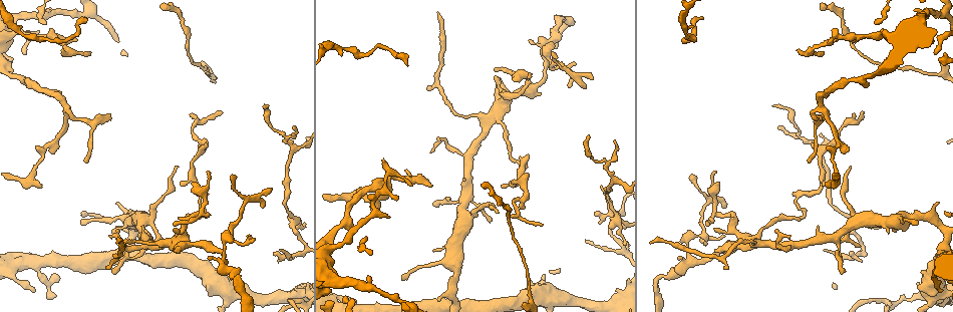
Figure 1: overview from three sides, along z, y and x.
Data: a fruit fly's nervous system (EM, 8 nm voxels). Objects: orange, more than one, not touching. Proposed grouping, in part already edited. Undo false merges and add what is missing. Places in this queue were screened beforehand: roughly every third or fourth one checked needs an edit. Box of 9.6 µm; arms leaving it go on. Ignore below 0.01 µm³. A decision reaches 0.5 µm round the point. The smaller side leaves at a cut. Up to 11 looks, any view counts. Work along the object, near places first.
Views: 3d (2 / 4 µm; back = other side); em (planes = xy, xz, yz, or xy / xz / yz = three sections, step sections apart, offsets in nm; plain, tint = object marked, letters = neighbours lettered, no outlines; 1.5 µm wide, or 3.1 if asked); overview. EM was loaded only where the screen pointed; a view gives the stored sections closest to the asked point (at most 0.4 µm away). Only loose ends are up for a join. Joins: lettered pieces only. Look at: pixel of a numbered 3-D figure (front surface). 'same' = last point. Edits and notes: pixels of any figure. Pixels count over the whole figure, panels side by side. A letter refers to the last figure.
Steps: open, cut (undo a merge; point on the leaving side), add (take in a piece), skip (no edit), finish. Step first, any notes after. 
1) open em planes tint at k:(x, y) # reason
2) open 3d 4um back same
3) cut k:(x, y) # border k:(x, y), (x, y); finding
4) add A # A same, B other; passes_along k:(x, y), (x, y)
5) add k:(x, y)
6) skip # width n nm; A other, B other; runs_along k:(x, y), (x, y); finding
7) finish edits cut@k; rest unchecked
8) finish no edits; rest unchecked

open 3d 4um at 1:(396, 197) # free end

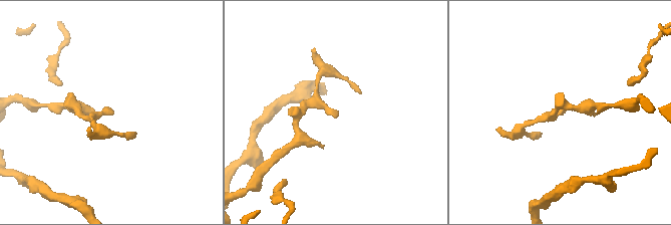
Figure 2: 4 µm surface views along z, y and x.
open em yz step 4 letters at 2:(113, 110) # shape alone is not enough

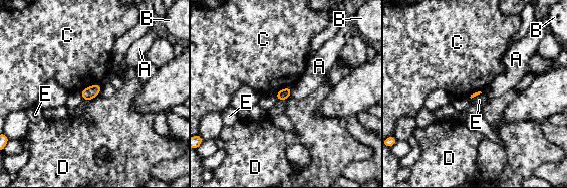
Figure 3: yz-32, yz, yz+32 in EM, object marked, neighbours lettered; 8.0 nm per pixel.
open em planes letters same

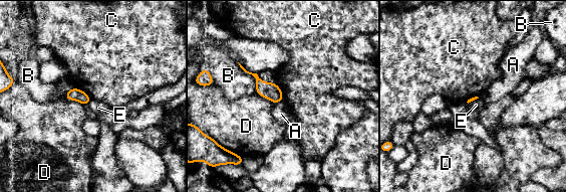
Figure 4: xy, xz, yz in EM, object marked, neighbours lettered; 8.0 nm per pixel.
skip # A other, B other, C other, D other, E other; no lettered piece goes on from it

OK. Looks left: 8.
open 3d 4um at 1:(523, 303) # free end

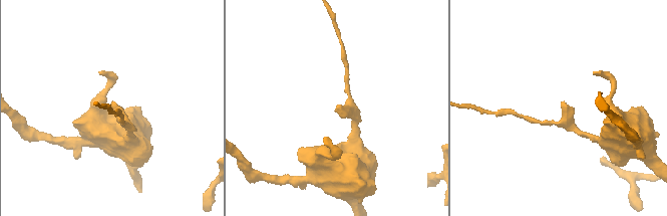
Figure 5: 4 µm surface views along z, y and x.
open em xz step 8 tint at 5:(336, 107) # need the tissue

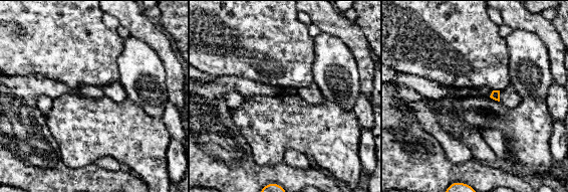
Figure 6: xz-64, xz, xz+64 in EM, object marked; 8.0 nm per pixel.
open em planes letters same

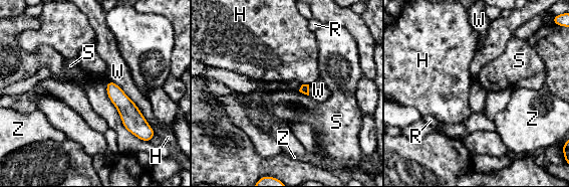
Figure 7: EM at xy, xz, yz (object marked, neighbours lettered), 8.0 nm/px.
skip # longest_contact W 480 nm; H other, R other, S other, W other, Z other; none of them fits

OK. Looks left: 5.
open 3d 4um at 1:(896, 221) # abrupt turn

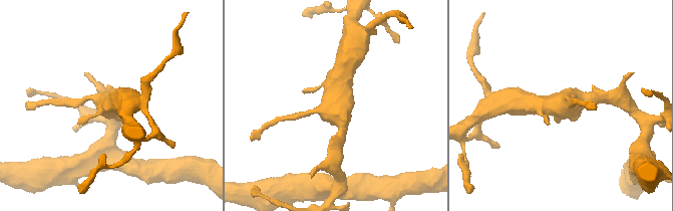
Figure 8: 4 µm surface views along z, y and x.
open em planes tint at 8:(566, 104) # now the EM

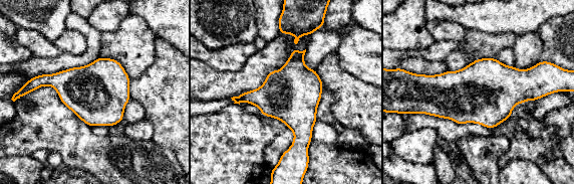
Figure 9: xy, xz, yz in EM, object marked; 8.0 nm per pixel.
open em planes letters same

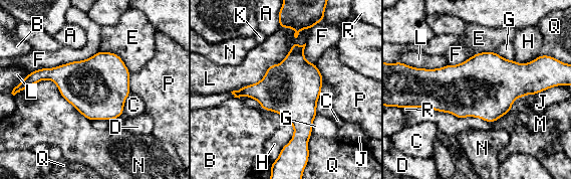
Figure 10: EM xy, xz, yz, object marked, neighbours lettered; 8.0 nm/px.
skip # longest_contact L 700 nm; A other, B other, C other, D other, E other, F other, G other, H other, J other, K other, L other, M other, N other, P other, Q other, R other; border 10:(24, 88), (51, 79), (91, 122); one cell here

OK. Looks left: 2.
finish no edits; rest unchecked

